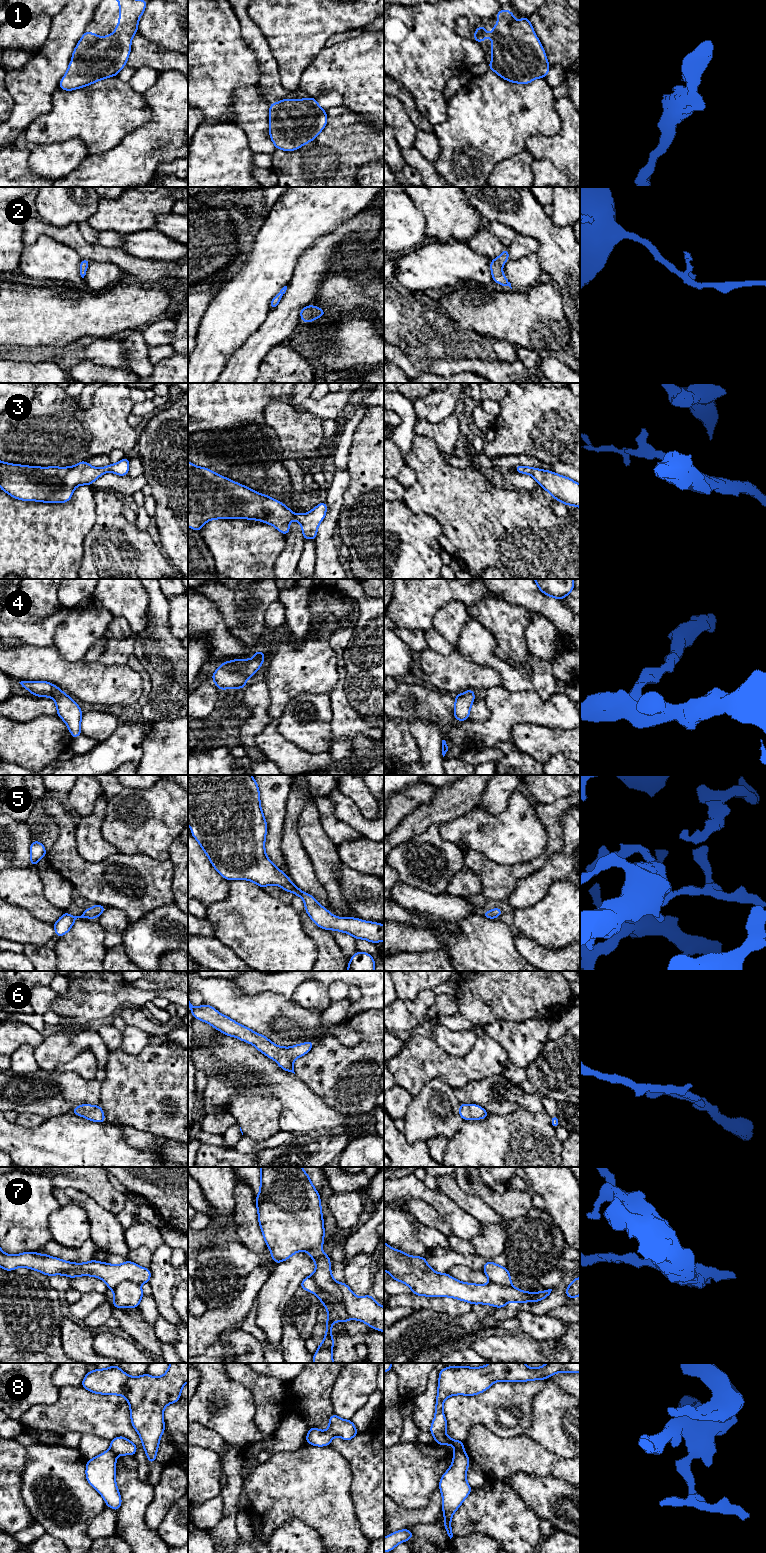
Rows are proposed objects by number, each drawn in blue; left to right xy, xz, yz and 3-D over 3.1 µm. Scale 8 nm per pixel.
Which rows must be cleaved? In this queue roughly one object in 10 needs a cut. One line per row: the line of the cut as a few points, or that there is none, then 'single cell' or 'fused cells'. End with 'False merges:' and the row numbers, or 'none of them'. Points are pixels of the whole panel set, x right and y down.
1: no cut; single cell
2: no cut; single cell
3: no cut; single cell
4: no cut; single cell
5: no cut; single cell
6: no cut; single cell
7: cut in xz along (336, 1282), (341, 1295), (341, 1301), (349, 1318); fused cells
8: cut in yz along (455, 1450), (463, 1451); fused cells
False merges: 7, 8

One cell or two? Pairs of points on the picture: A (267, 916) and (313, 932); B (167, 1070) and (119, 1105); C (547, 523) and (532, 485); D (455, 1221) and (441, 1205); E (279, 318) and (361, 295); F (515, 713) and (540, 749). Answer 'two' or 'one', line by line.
A: two
B: one
C: two
D: one
E: two
F: two

